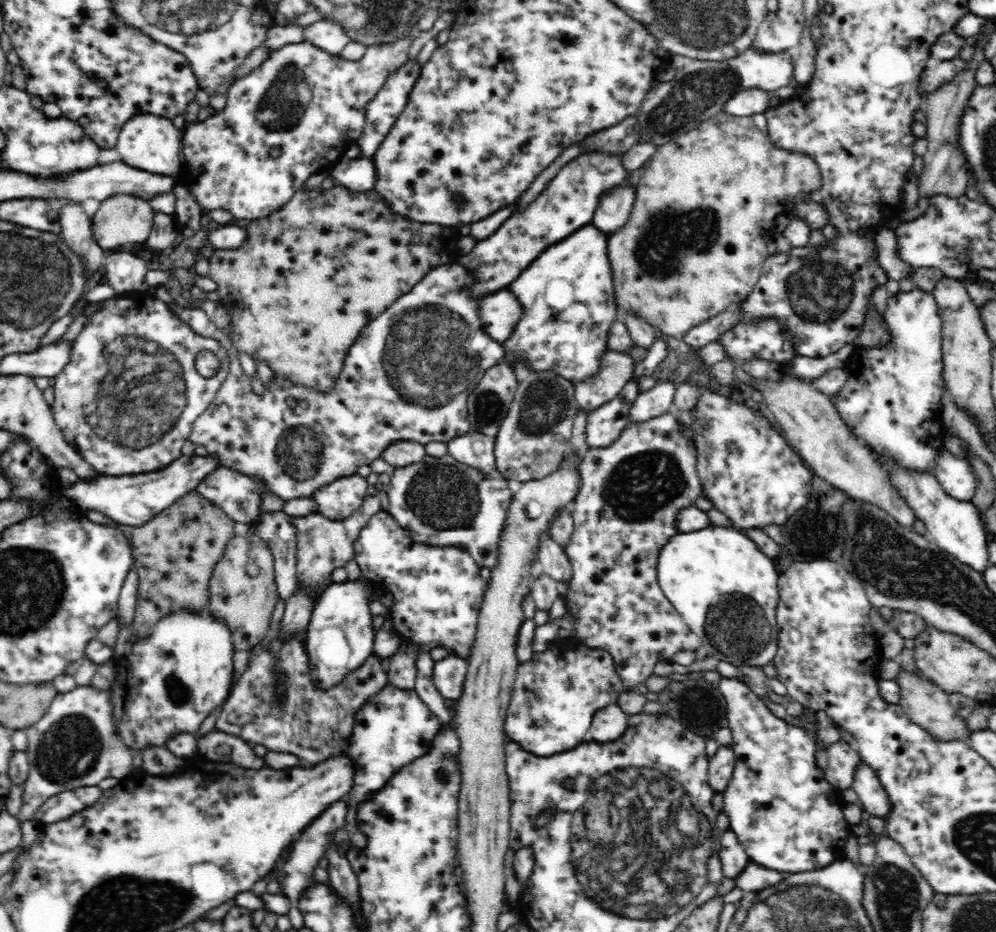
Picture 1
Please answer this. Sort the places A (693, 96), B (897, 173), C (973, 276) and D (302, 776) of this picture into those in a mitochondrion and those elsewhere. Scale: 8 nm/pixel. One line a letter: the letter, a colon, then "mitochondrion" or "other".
A: mitochondrion
B: other
C: other
D: other

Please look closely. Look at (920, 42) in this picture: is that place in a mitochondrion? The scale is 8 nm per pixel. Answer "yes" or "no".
no

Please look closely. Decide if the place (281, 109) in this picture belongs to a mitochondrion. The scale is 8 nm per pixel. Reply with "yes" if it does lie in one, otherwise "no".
yes

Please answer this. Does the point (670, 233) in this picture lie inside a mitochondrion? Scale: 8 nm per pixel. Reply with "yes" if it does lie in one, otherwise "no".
yes

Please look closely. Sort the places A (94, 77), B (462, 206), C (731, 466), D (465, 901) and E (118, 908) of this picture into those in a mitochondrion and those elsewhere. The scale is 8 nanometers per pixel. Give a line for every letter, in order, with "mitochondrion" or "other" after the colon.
A: other
B: mitochondrion
C: other
D: other
E: mitochondrion

